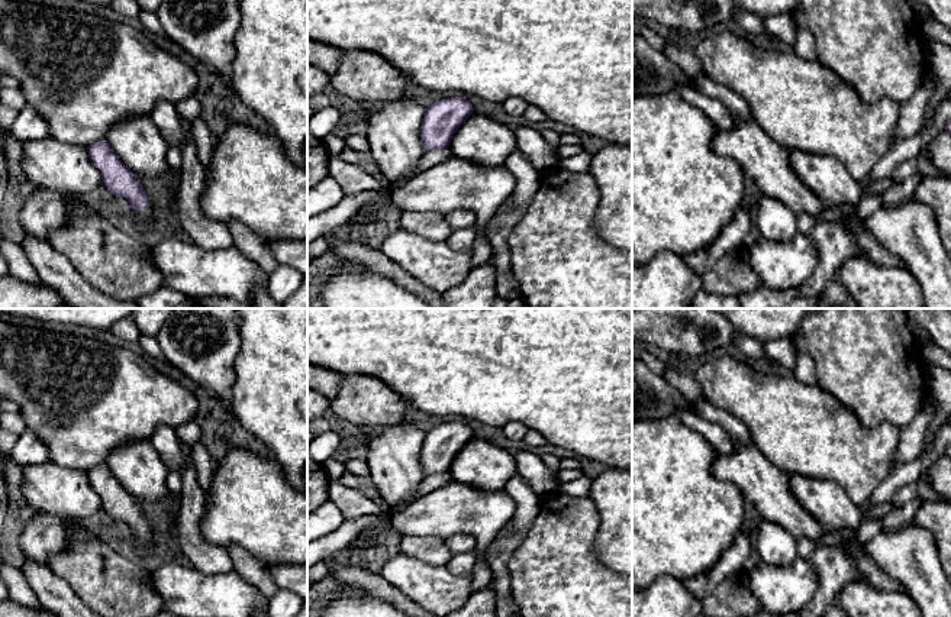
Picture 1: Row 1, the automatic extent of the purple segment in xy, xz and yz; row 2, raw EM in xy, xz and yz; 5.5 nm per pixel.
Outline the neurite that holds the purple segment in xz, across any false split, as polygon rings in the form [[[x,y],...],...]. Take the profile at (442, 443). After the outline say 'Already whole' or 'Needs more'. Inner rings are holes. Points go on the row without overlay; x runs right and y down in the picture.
[[[464,421],[442,423],[425,433],[420,450],[425,477],[448,472],[455,456],[473,437],[473,429]]]. Already whole

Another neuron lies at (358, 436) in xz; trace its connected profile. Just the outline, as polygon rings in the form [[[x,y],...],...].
[[[354,426],[346,437],[342,439],[342,446],[346,449],[365,448],[380,427],[373,426]]]

